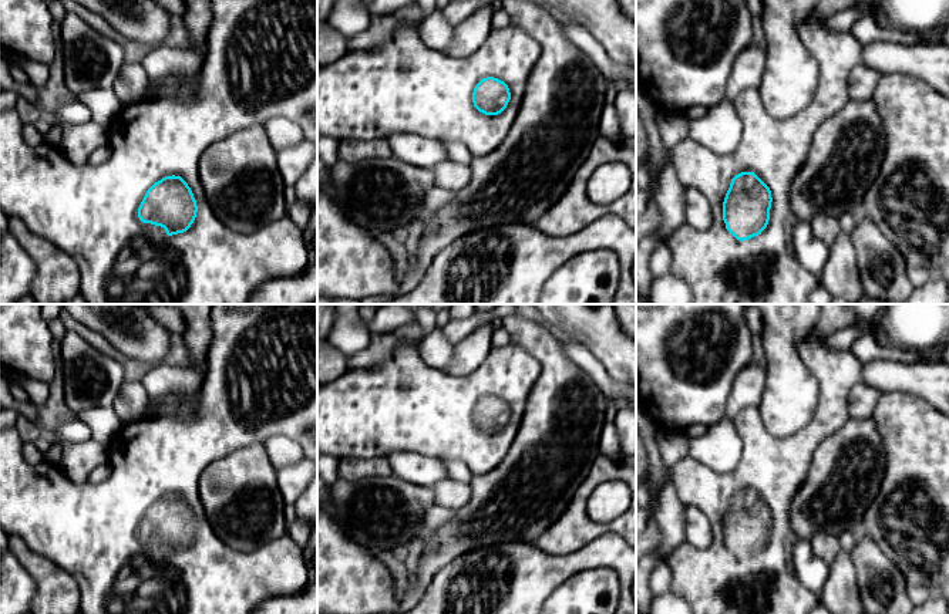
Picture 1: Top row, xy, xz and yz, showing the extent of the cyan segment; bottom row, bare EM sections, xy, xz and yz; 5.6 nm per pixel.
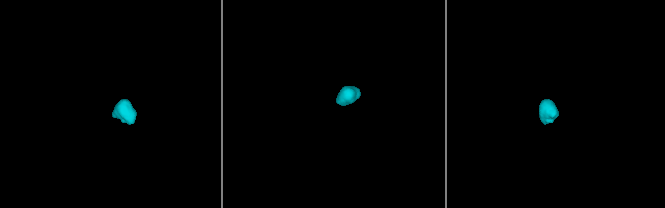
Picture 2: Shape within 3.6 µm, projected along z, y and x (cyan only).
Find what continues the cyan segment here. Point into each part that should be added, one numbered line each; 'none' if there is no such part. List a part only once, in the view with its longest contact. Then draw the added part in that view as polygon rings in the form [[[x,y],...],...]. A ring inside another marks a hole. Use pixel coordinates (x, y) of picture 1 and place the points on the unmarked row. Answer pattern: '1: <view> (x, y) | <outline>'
1: yz (712, 580) | [[[814,331],[797,343],[797,351],[820,384],[817,411],[801,431],[777,438],[767,431],[760,408],[746,406],[733,419],[743,443],[734,470],[717,473],[689,455],[669,470],[679,500],[701,510],[713,530],[709,547],[697,549],[683,542],[663,559],[672,571],[670,591],[683,598],[693,614],[810,614],[821,601],[820,596],[807,590],[797,577],[794,547],[798,539],[791,529],[791,499],[808,478],[817,446],[839,431],[849,418],[849,392],[862,381],[862,364],[851,351],[829,348],[827,337],[817,337]],[[741,490],[754,490],[770,506],[773,516],[767,546],[758,554],[743,560],[726,547],[723,539],[726,512],[731,497]]]

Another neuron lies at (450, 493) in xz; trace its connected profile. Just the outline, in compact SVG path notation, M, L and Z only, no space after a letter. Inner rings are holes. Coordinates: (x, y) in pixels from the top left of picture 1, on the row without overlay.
M445 478L433 488L434 505L447 509L460 509L471 499L471 488L468 483Z

